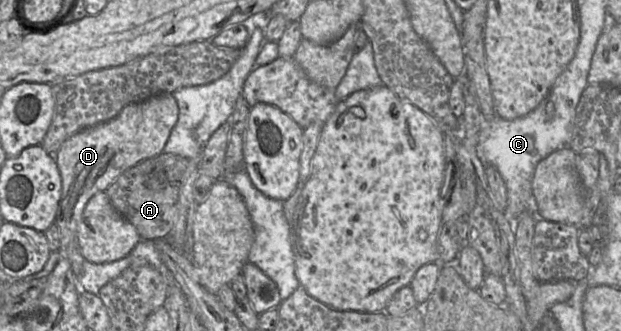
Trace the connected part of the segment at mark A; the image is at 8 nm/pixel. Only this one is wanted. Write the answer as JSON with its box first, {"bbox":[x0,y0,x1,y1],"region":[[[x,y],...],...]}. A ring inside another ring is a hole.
{"bbox":[106,152,189,239],"region":[[[162,152],[160,155],[144,160],[122,173],[106,190],[114,208],[137,229],[142,239],[165,238],[172,231],[177,216],[179,189],[189,159],[182,156]],[[154,170],[164,170],[168,179],[167,186],[162,190],[152,190],[146,185],[146,176]]]}

